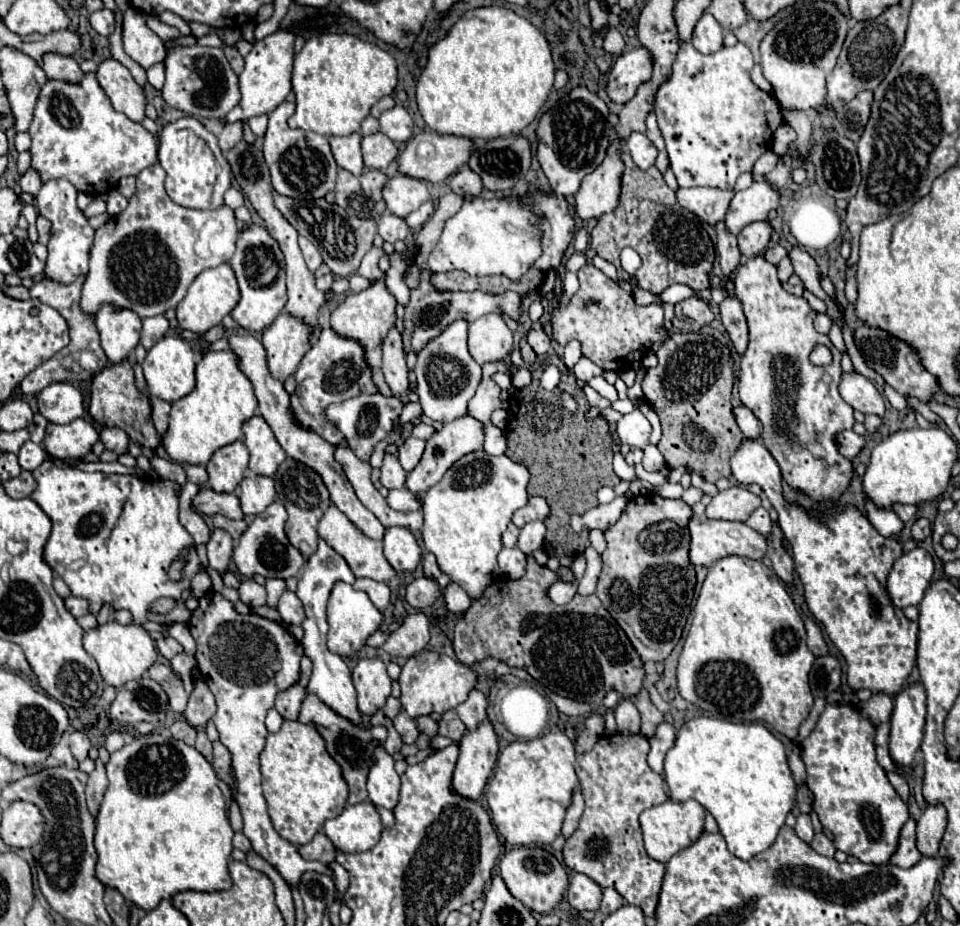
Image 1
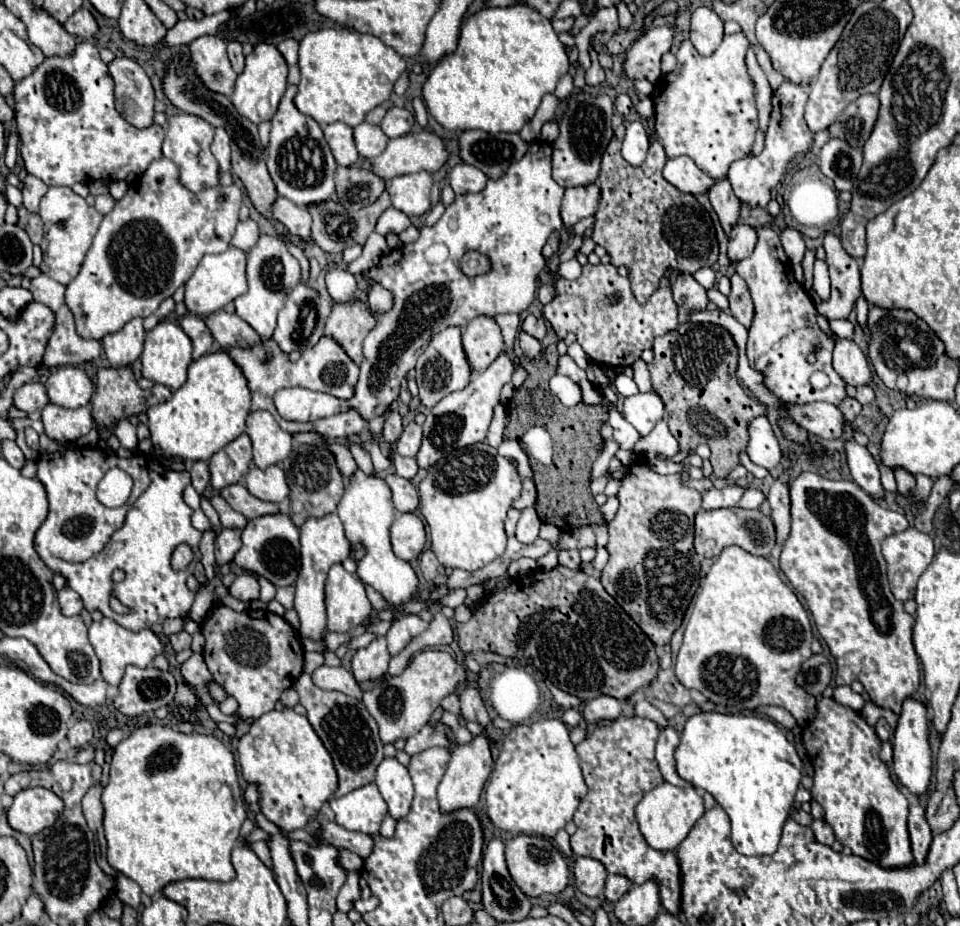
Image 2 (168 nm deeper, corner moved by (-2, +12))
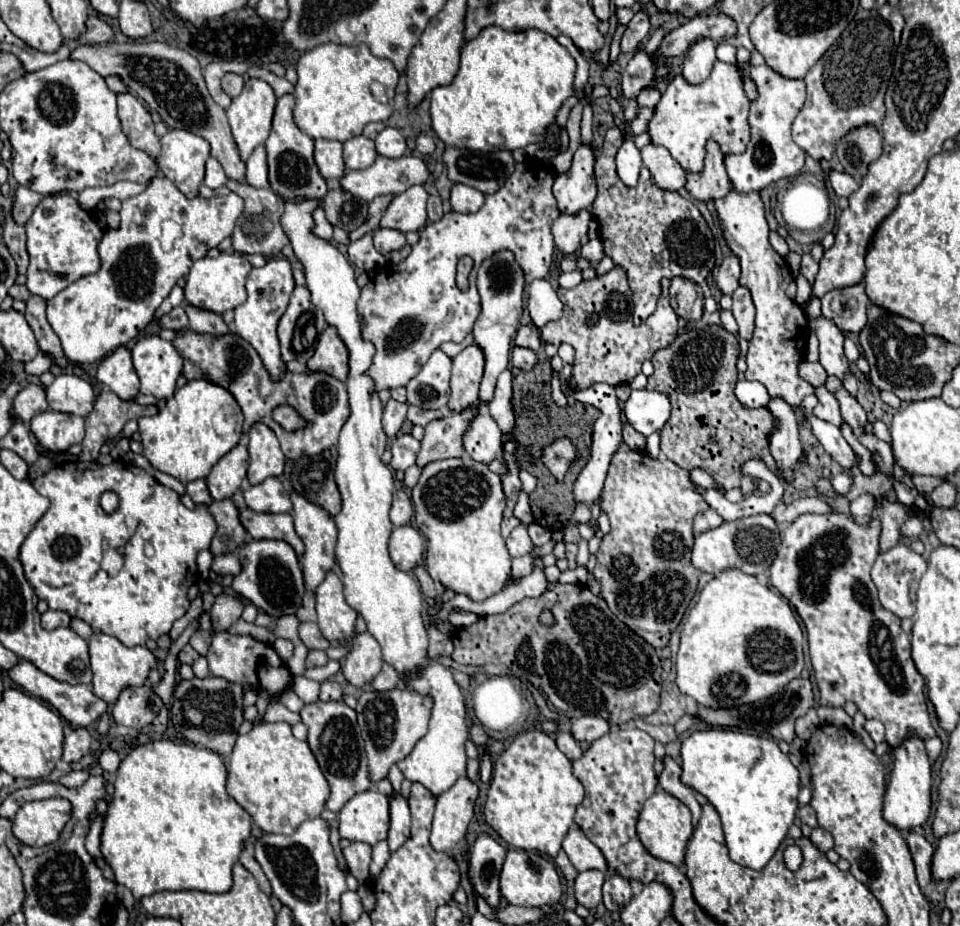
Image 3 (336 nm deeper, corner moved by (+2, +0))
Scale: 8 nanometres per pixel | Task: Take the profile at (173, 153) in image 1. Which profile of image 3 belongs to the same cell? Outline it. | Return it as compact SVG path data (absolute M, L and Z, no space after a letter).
M169 130L161 138L161 154L157 158L157 165L187 198L195 198L199 196L199 186L205 176L203 166L209 156L209 142L201 136L187 130Z

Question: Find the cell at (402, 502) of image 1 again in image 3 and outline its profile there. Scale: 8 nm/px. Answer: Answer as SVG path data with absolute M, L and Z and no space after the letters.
M397 490L391 506L391 522L395 526L403 526L413 518L413 502L405 490Z

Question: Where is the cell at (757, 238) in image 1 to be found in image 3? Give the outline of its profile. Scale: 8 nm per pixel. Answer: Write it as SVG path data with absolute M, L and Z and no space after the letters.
M727 256L719 270L717 270L717 286L723 294L733 294L733 290L739 286L739 274L741 274L741 268L739 268L739 258L737 256Z

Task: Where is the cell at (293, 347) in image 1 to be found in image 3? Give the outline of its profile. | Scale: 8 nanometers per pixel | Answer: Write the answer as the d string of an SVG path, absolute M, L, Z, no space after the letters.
M297 286L277 328L281 342L281 360L285 364L291 360L307 362L315 352L315 342L323 328L327 328L323 312L311 304L311 294L307 288Z

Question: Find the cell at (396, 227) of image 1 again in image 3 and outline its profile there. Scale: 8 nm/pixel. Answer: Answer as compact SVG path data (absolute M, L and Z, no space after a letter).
M379 228L373 232L373 244L375 244L377 252L381 252L385 256L385 254L405 246L405 234L395 232L391 228Z

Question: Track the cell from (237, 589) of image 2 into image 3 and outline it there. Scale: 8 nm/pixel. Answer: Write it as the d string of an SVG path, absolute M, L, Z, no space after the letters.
M219 594L211 608L211 622L215 632L225 632L233 622L241 618L245 604L241 598L231 594Z

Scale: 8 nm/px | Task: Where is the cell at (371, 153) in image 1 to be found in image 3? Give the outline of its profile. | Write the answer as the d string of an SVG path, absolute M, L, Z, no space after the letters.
M355 136L351 140L347 140L343 144L345 152L343 152L343 160L345 160L345 166L349 170L363 170L363 168L369 168L375 158L377 158L377 152L375 152L375 142L365 138L365 136Z

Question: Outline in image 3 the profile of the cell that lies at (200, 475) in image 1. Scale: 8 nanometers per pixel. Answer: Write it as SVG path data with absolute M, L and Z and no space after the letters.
M193 480L193 482L189 482L187 484L187 494L193 498L195 504L211 504L213 502L213 498L211 498L211 494L207 490L205 480Z

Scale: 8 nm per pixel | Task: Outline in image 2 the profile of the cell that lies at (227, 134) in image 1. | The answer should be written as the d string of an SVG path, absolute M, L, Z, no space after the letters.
M223 128L215 130L215 140L211 144L211 152L219 162L221 172L231 172L231 154L229 154L229 136Z

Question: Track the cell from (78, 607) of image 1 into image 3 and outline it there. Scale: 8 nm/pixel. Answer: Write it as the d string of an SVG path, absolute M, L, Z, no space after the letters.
M47 610L45 614L41 614L41 624L47 630L59 628L59 626L69 626L71 624L71 616L63 610Z

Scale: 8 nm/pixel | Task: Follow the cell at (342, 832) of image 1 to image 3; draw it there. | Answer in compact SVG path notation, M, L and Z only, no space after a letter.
M377 790L355 794L337 814L339 834L351 842L375 844L387 838L389 830L389 798Z

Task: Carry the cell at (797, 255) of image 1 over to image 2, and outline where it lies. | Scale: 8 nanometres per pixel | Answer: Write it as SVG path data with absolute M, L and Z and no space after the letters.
M785 228L785 230L781 230L781 244L783 244L789 260L793 264L801 264L803 254L805 254L805 242L803 242L801 234L793 228Z

